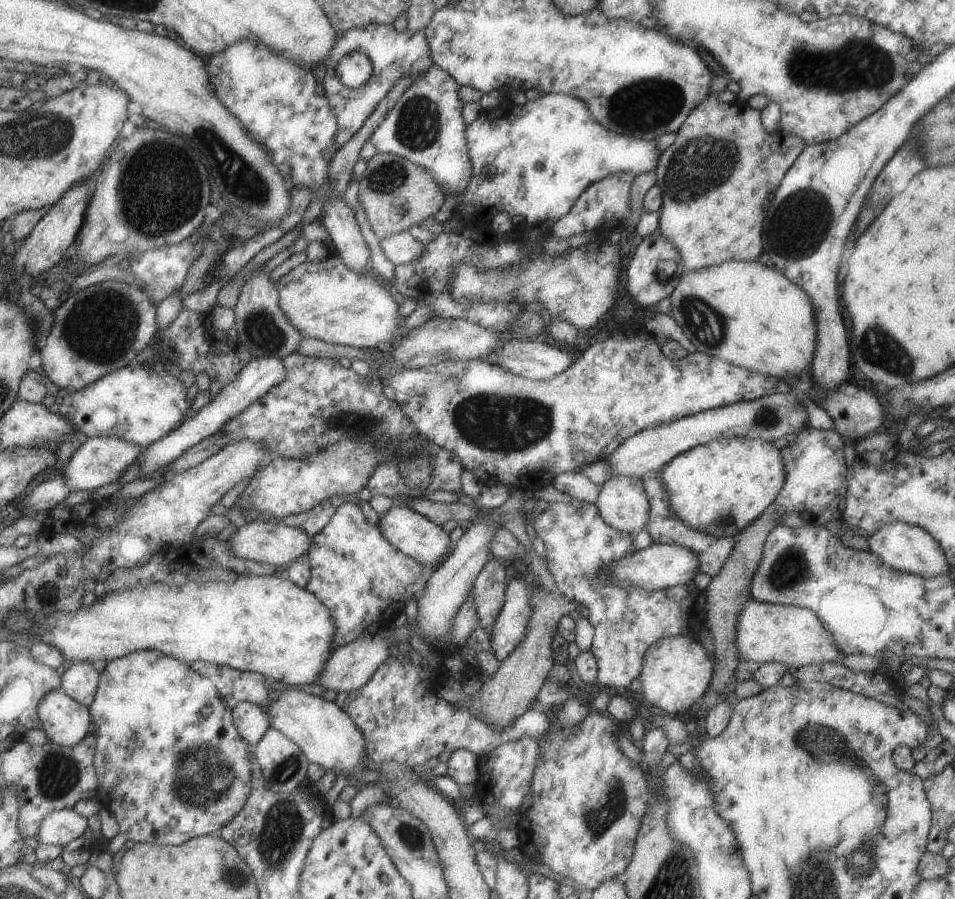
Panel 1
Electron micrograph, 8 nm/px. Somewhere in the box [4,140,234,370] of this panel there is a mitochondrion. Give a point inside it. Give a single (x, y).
(102, 325)

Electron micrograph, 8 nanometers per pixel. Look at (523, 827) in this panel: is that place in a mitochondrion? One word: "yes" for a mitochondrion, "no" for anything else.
no

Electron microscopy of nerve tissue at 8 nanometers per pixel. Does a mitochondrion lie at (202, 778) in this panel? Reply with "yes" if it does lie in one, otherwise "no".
yes

